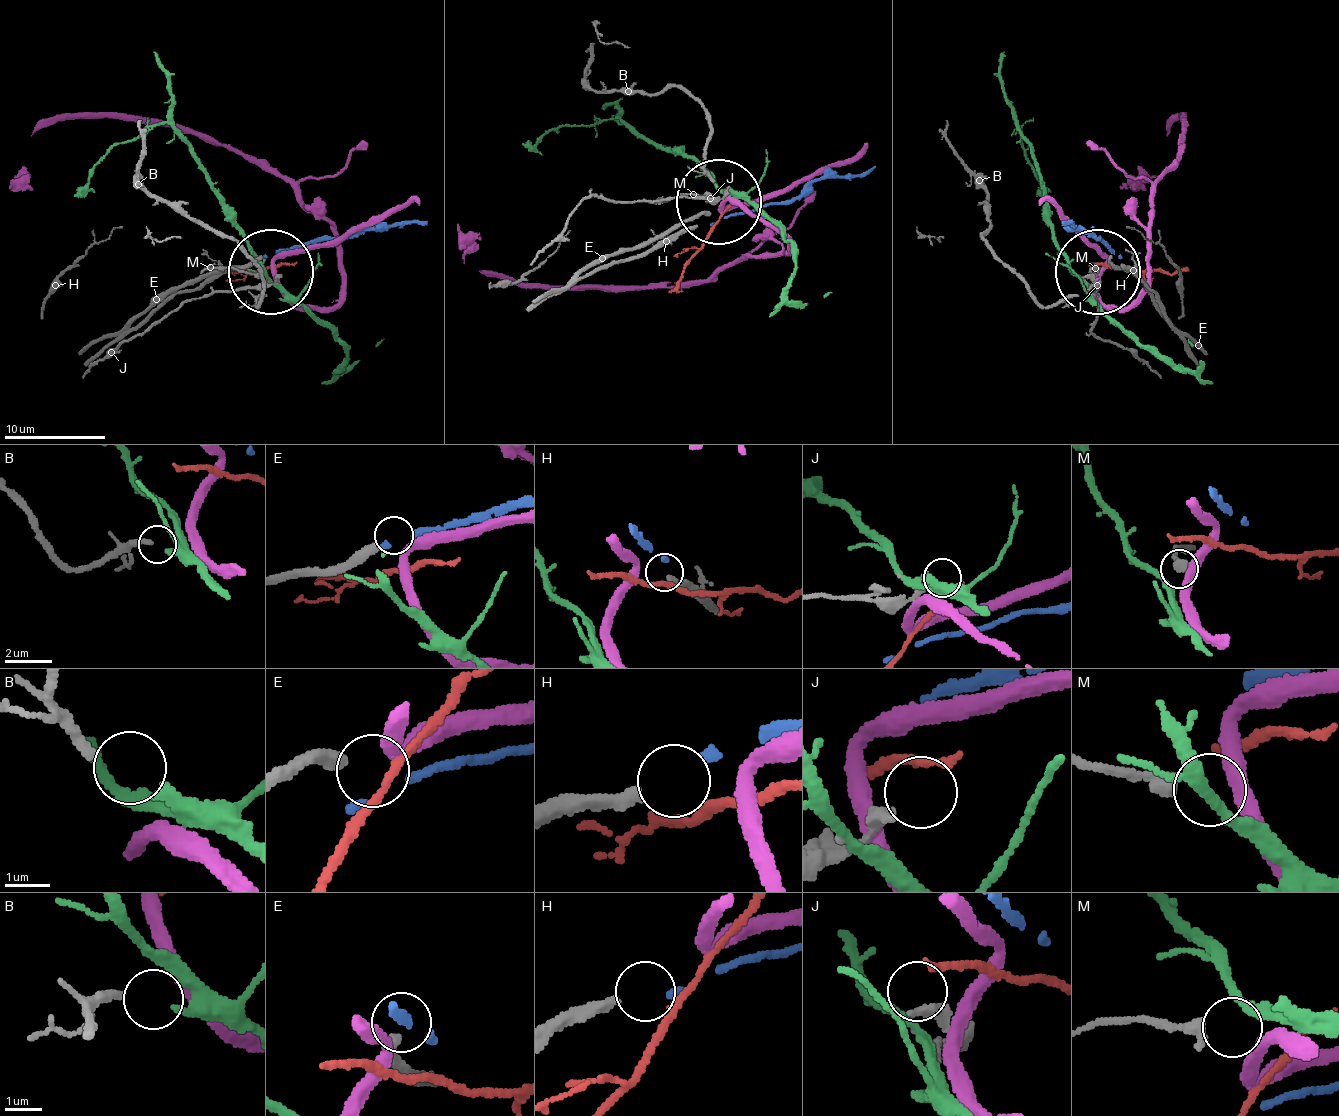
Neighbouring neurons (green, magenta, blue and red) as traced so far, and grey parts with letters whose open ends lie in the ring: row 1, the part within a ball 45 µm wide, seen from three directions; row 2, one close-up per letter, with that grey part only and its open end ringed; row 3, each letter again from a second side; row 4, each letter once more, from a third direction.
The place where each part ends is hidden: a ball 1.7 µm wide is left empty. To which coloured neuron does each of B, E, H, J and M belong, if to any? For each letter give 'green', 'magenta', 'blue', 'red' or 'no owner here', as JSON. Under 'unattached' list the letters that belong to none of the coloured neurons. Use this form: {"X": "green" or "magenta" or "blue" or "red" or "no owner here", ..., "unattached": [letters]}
{"B": "green", "E": "no owner here", "H": "blue", "J": "red", "M": "no owner here", "unattached": ["E", "M"]}

